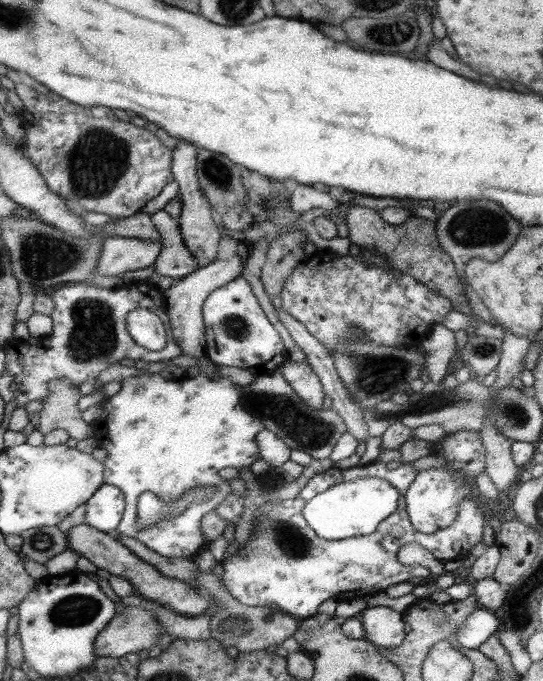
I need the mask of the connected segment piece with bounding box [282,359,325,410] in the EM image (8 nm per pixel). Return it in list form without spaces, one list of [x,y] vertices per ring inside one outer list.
[[[287,359],[282,368],[282,376],[286,383],[298,394],[298,398],[314,410],[322,410],[324,390],[320,380],[312,372],[310,365]]]

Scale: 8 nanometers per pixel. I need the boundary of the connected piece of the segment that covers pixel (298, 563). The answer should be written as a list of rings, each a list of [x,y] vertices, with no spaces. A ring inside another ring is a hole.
[[[380,460],[368,463],[366,465],[357,465],[347,469],[338,469],[331,466],[330,469],[314,475],[307,485],[300,491],[296,498],[276,501],[276,507],[270,511],[270,517],[260,517],[256,527],[251,530],[250,537],[244,544],[241,544],[230,557],[223,559],[224,574],[222,574],[223,586],[231,593],[231,596],[238,603],[244,605],[261,605],[274,607],[292,617],[298,616],[300,620],[308,617],[315,617],[320,604],[328,598],[334,598],[339,601],[348,600],[356,596],[366,597],[375,593],[384,591],[392,584],[400,582],[410,582],[414,577],[424,579],[430,574],[430,569],[422,565],[403,565],[397,559],[396,554],[404,544],[420,544],[426,548],[434,558],[443,562],[452,560],[468,560],[470,552],[474,545],[482,542],[484,517],[488,514],[481,514],[478,510],[478,504],[473,499],[462,497],[458,501],[458,515],[452,521],[452,525],[446,525],[446,528],[438,529],[430,534],[418,532],[412,526],[408,513],[406,512],[406,492],[418,476],[418,470],[412,467],[410,463],[402,463],[398,468],[389,470],[386,464]],[[360,477],[378,477],[386,479],[394,488],[400,491],[398,508],[383,520],[376,529],[376,532],[365,535],[364,537],[352,537],[342,540],[326,540],[320,538],[306,522],[302,509],[304,505],[320,492],[324,492],[336,483],[342,481],[352,481]]]

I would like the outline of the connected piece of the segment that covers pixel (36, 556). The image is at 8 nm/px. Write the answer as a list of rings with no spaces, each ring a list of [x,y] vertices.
[[[38,526],[24,530],[20,534],[23,538],[21,551],[30,560],[46,564],[56,554],[71,548],[67,535],[58,530],[57,526]]]

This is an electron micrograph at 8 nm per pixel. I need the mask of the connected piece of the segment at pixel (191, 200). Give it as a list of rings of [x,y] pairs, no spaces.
[[[180,140],[180,142],[176,144],[176,148],[171,151],[171,172],[173,173],[173,181],[176,181],[176,184],[179,186],[179,195],[183,202],[179,216],[179,227],[184,240],[184,245],[196,259],[206,264],[216,260],[220,241],[220,230],[212,220],[209,200],[201,189],[197,178],[197,148],[198,147],[192,142]]]

